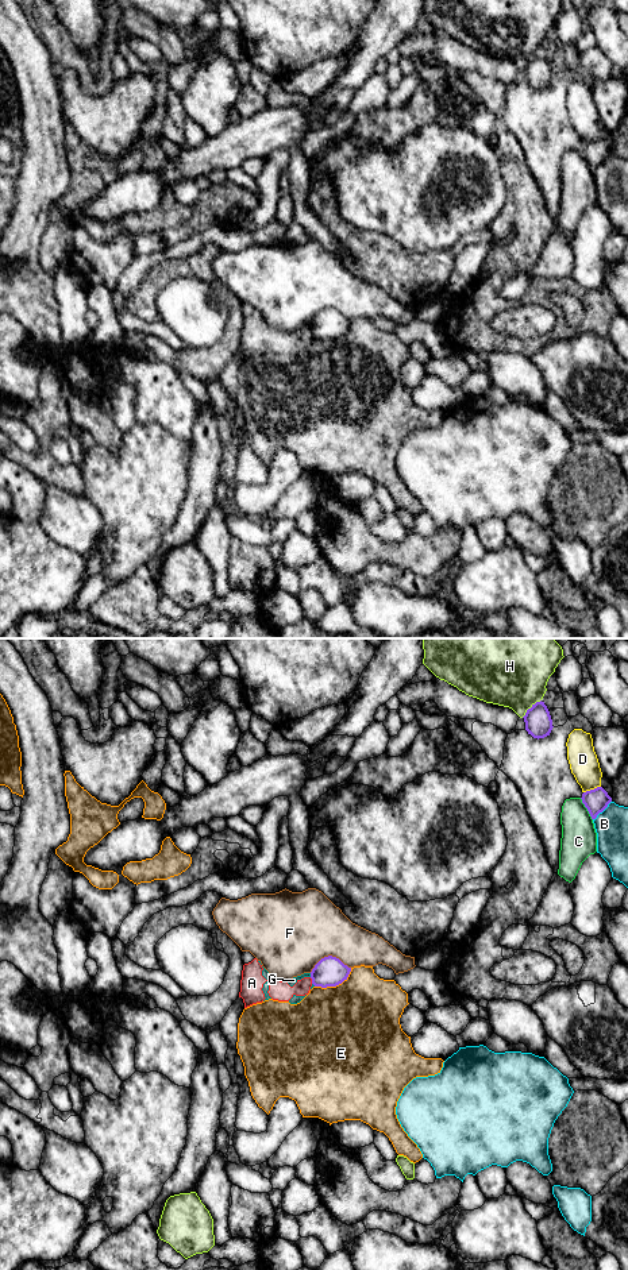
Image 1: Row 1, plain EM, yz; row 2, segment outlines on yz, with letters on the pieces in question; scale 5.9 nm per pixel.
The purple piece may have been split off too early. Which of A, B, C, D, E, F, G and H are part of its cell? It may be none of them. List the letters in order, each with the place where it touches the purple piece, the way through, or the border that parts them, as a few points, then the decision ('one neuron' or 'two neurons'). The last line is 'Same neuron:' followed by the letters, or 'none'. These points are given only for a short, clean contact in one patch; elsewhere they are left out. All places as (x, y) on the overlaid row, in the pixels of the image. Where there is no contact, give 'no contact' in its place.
A: yz (312, 980) | along yz (309, 977), (312, 983) | two neurons
B: yz (603, 810) | two neurons
C: yz (586, 807) | two neurons
D: yz (592, 790) | two neurons
E: yz (335, 985) | two neurons
F: yz (328, 956) | two neurons
G: yz (311, 975) | along yz (309, 973), (311, 976) | two neurons
H: yz (531, 707) | two neurons
Same neuron: none

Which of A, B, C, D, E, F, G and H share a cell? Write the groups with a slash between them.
A G / B / C / D / E / F / H

